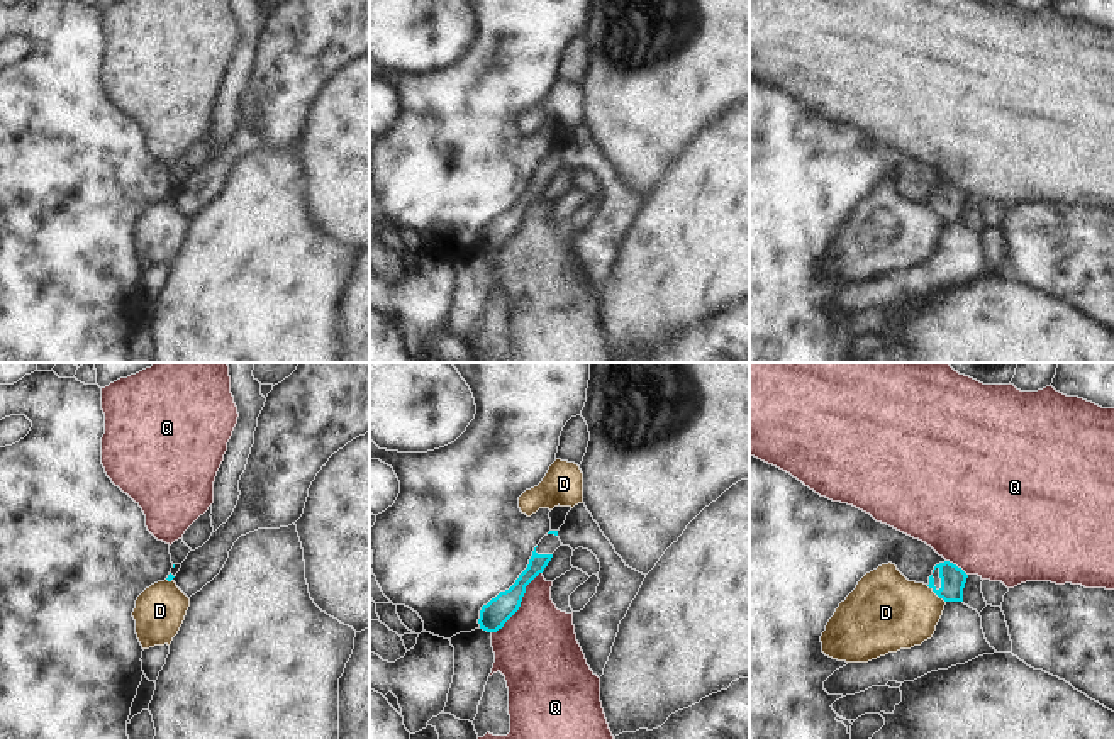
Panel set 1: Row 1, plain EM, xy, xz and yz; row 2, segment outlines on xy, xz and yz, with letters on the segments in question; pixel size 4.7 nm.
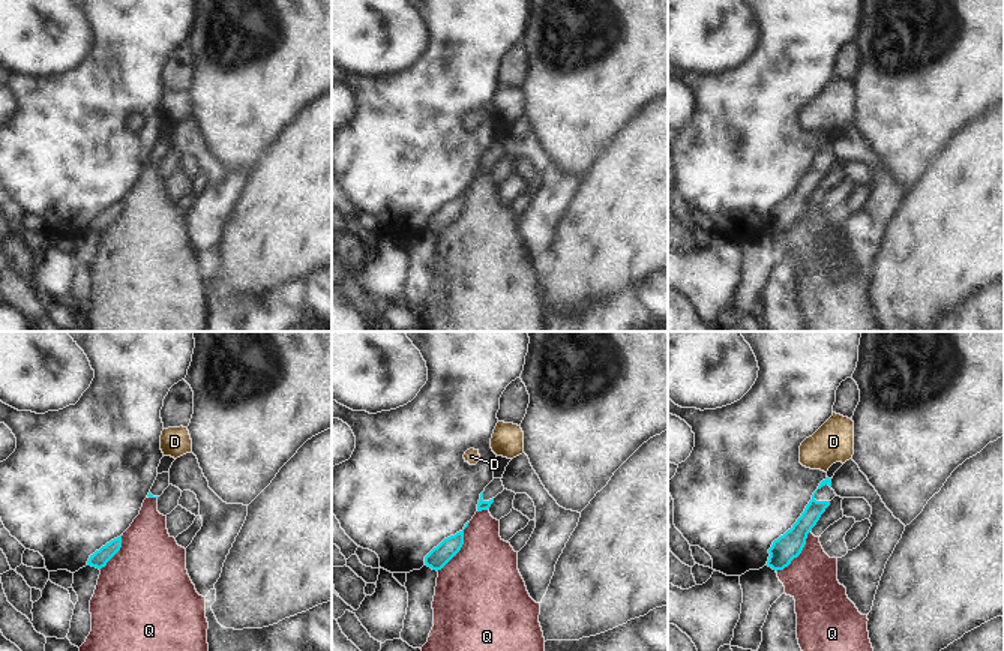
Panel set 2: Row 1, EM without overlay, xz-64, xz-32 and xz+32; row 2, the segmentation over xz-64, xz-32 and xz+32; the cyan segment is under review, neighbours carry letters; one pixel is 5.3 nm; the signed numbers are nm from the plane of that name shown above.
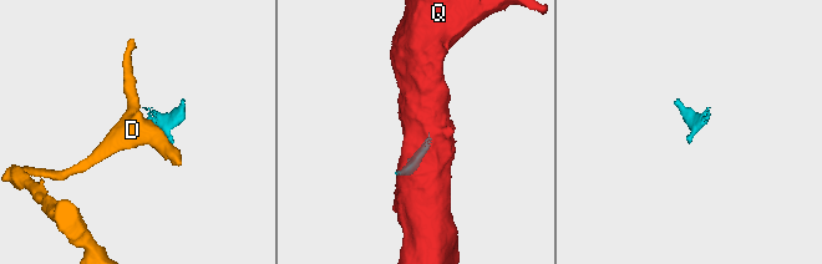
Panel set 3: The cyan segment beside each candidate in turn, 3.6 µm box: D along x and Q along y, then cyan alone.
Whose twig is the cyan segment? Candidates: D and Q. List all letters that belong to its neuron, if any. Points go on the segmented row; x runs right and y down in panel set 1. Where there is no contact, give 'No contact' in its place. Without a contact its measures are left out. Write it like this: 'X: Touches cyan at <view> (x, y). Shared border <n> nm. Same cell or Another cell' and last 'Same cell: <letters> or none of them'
D: Touches cyan at yz (936, 594). Shared border 130 nm. Another cell
Q: Touches cyan at xz (519, 604). Shared border 380 nm. Another cell
Same cell: none of them

